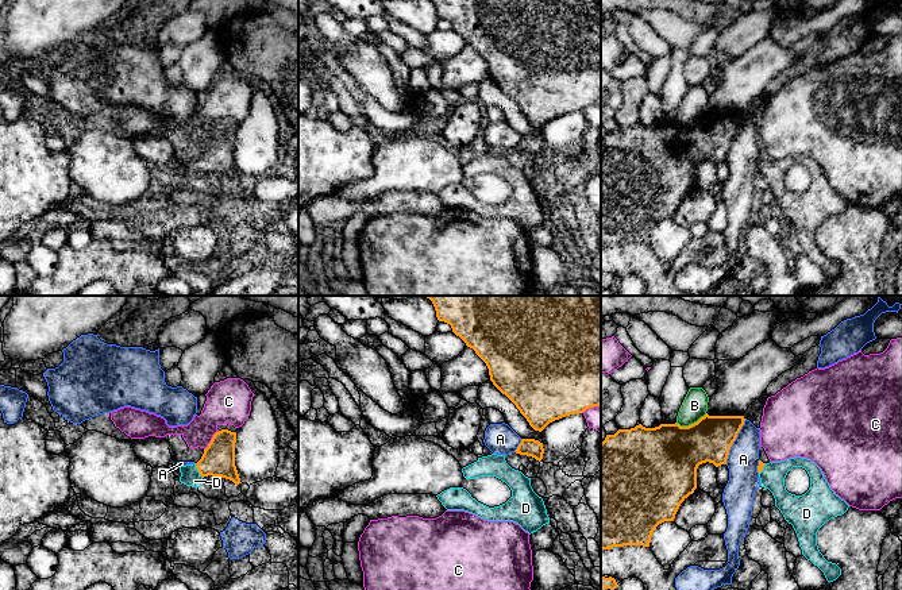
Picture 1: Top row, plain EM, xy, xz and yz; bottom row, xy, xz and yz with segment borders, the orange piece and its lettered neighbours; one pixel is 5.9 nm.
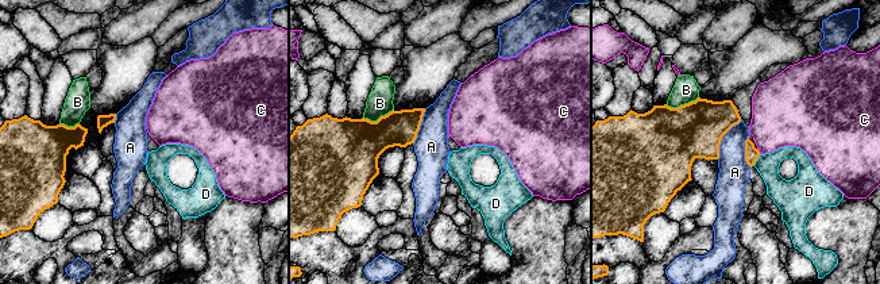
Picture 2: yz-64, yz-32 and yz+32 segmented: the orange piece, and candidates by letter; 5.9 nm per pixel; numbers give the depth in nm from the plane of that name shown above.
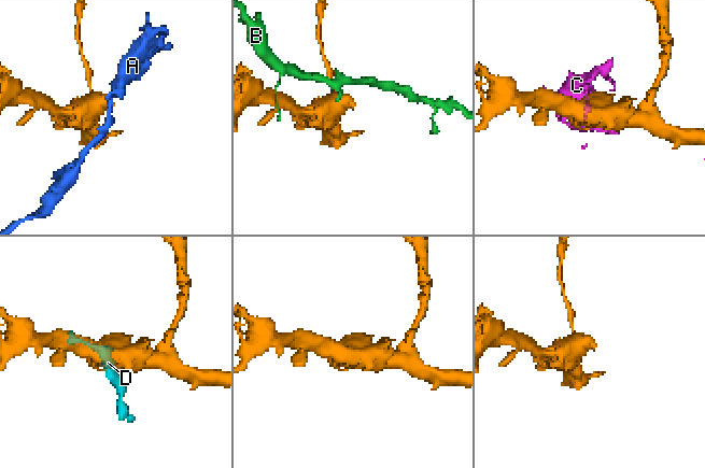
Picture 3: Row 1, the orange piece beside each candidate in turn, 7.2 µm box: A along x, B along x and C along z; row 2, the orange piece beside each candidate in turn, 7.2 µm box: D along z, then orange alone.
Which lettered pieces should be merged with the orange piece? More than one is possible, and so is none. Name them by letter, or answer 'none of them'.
D

